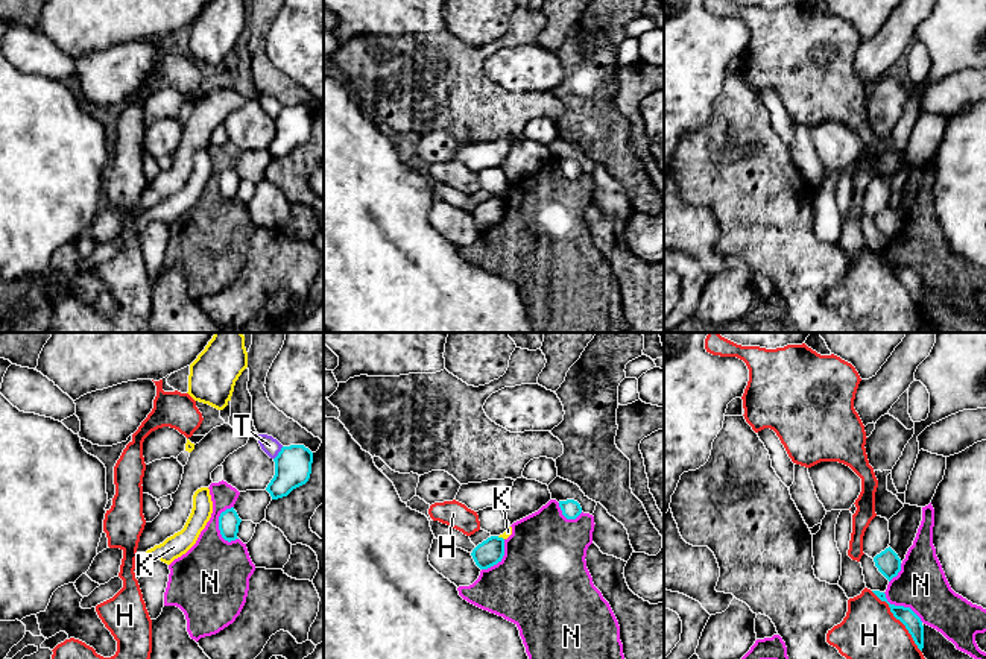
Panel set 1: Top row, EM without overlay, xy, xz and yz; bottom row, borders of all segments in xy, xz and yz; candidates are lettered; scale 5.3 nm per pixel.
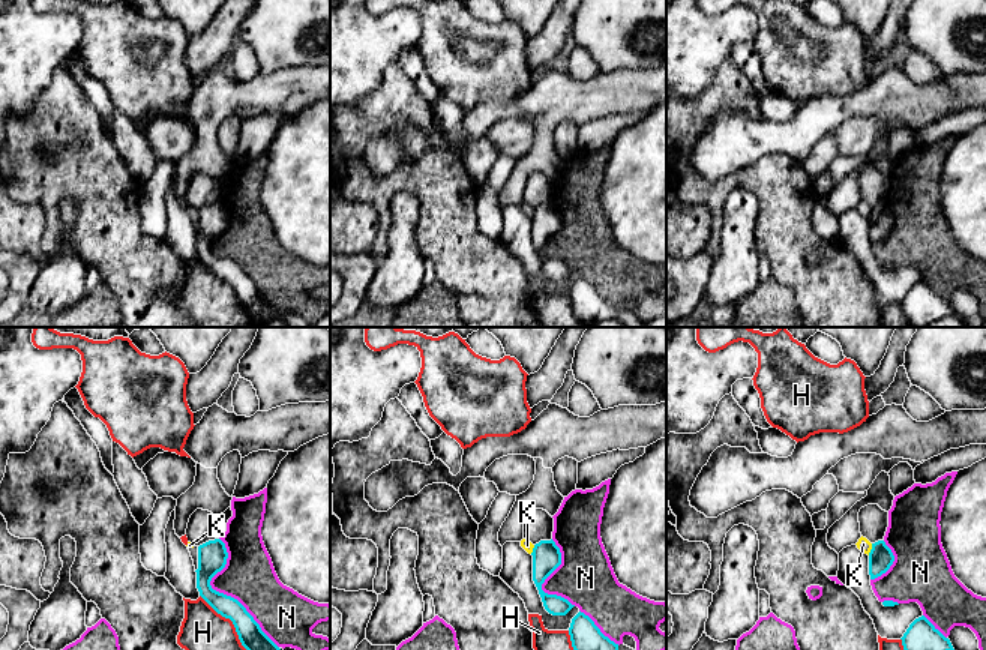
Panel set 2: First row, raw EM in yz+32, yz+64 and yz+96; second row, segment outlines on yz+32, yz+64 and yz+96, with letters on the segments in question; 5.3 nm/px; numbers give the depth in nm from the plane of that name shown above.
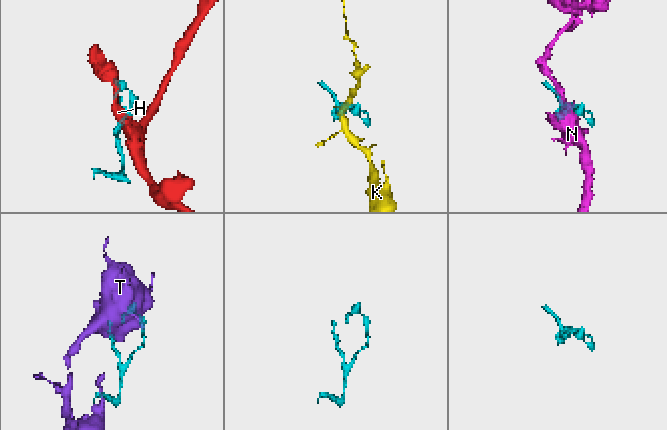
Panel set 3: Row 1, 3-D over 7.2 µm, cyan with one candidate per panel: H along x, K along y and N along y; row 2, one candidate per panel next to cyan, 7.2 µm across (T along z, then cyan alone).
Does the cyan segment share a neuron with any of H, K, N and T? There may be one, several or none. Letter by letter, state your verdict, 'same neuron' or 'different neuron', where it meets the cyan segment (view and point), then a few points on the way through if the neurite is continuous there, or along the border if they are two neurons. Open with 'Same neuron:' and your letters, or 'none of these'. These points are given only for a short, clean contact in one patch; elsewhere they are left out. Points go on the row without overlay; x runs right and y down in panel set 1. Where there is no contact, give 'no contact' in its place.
Same neuron: none of these
H: different neuron; contact yz (898, 278)
K: different neuron; contact xz (500, 198); border xz (497, 196), (503, 199)
N: different neuron; contact xy (219, 182)
T: different neuron; contact xy (278, 113)

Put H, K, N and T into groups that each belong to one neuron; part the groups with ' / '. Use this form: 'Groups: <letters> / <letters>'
Groups: H / K / N / T

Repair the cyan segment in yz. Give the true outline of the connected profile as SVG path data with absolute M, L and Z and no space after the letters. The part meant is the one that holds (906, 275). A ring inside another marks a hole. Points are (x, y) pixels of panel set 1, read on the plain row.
M872 251L881 261L886 261L890 267L890 272L893 273L893 276L896 279L899 279L905 289L909 290L909 293L912 295L915 304L918 305L918 308L922 311L924 308L924 285L921 278L910 269L910 267L904 267L904 266L895 266L890 264L886 258L884 252L880 251Z

